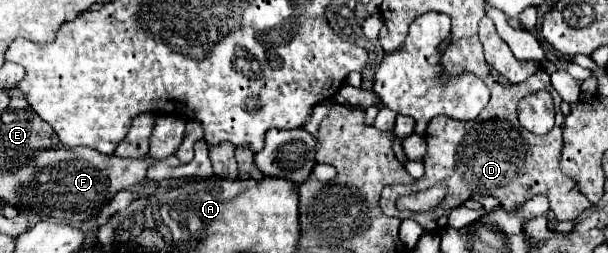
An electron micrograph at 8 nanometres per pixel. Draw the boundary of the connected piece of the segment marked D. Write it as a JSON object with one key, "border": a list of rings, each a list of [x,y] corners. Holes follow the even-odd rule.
{"border":[[[467,37],[467,39],[459,39],[459,41],[455,41],[455,43],[451,43],[451,45],[449,45],[449,47],[447,47],[447,51],[445,51],[445,53],[443,53],[443,55],[441,55],[441,64],[442,64],[443,69],[444,69],[444,73],[440,77],[441,82],[449,81],[452,78],[460,75],[464,71],[475,73],[475,75],[477,75],[477,77],[481,77],[481,79],[483,79],[483,81],[485,81],[485,85],[487,85],[487,87],[489,87],[489,89],[491,89],[491,101],[489,101],[489,105],[487,105],[487,107],[485,107],[485,109],[483,109],[483,111],[481,111],[481,113],[479,113],[479,125],[475,125],[475,121],[453,121],[453,119],[451,119],[451,117],[445,117],[445,115],[439,115],[439,117],[433,117],[433,119],[431,119],[431,121],[429,121],[429,127],[427,127],[427,131],[425,131],[425,135],[427,135],[427,165],[425,165],[425,175],[423,175],[423,177],[421,177],[421,179],[419,179],[419,181],[417,181],[417,183],[415,183],[415,185],[395,185],[395,187],[387,187],[387,189],[383,189],[383,193],[381,193],[381,209],[383,209],[383,213],[385,213],[385,215],[391,215],[391,217],[397,217],[397,219],[415,219],[415,221],[417,221],[417,223],[419,223],[419,225],[421,225],[421,227],[423,227],[423,229],[425,229],[425,231],[441,231],[441,229],[443,229],[443,227],[445,227],[445,225],[447,225],[447,215],[449,215],[449,211],[451,211],[451,209],[455,209],[455,207],[457,207],[457,205],[461,205],[461,203],[463,203],[463,201],[465,201],[465,199],[469,199],[469,197],[471,197],[471,195],[473,195],[473,193],[479,193],[479,195],[493,195],[493,197],[497,197],[497,199],[499,199],[499,201],[501,201],[501,207],[505,207],[505,209],[507,209],[507,211],[511,211],[511,209],[515,209],[515,207],[517,207],[517,205],[521,205],[521,203],[523,203],[523,201],[525,201],[525,199],[529,199],[529,197],[533,197],[533,195],[547,195],[547,197],[549,197],[549,203],[551,203],[551,211],[553,211],[553,213],[555,213],[555,217],[557,217],[557,219],[559,219],[559,221],[569,221],[569,219],[575,219],[575,217],[579,217],[579,215],[581,215],[581,213],[583,213],[583,211],[585,211],[585,209],[589,209],[589,207],[591,207],[591,203],[589,203],[589,201],[587,201],[587,197],[585,197],[585,195],[583,195],[583,193],[581,193],[581,191],[579,191],[579,185],[577,185],[577,183],[575,183],[575,181],[573,181],[573,179],[571,179],[571,177],[567,177],[567,175],[565,175],[565,173],[563,173],[563,171],[561,171],[561,169],[559,169],[559,159],[561,159],[561,147],[563,147],[563,141],[561,141],[561,127],[559,127],[559,123],[561,123],[561,121],[563,121],[563,115],[561,115],[561,111],[559,111],[559,105],[561,105],[561,97],[559,97],[559,93],[557,93],[557,91],[555,91],[555,89],[553,89],[553,87],[551,87],[551,81],[549,81],[549,75],[547,75],[547,73],[545,73],[545,71],[543,71],[543,69],[541,69],[541,75],[539,75],[539,73],[537,73],[537,75],[533,75],[533,77],[531,77],[531,79],[529,79],[529,81],[525,81],[525,83],[519,83],[519,85],[513,85],[513,87],[503,87],[503,85],[499,85],[499,83],[497,83],[497,81],[493,81],[493,77],[491,77],[491,73],[489,73],[489,67],[487,67],[487,63],[485,63],[485,59],[483,59],[483,47],[481,47],[481,41],[479,41],[479,39],[477,39],[477,37]],[[537,89],[545,89],[545,91],[549,91],[549,93],[551,93],[551,95],[553,95],[553,101],[555,101],[555,109],[557,109],[557,121],[559,121],[559,123],[555,123],[555,127],[553,127],[553,129],[551,129],[551,131],[549,131],[549,133],[545,133],[545,135],[535,135],[535,133],[531,133],[531,131],[527,131],[527,129],[523,129],[523,127],[521,127],[521,125],[519,125],[519,119],[517,119],[517,103],[519,103],[519,101],[521,101],[521,99],[523,99],[523,97],[527,97],[527,95],[531,95],[531,93],[533,93],[533,91],[537,91]],[[435,183],[445,183],[445,185],[447,185],[447,189],[449,189],[449,193],[447,193],[447,197],[445,197],[445,199],[443,199],[443,201],[441,201],[441,203],[439,203],[439,205],[437,205],[437,207],[435,207],[435,209],[431,209],[431,211],[423,211],[423,213],[411,213],[411,211],[399,211],[399,209],[393,209],[393,203],[395,203],[395,201],[397,201],[397,199],[399,199],[399,197],[401,197],[401,195],[409,195],[409,193],[413,193],[413,191],[421,191],[421,189],[427,189],[427,187],[433,187],[433,185],[435,185]]]}

